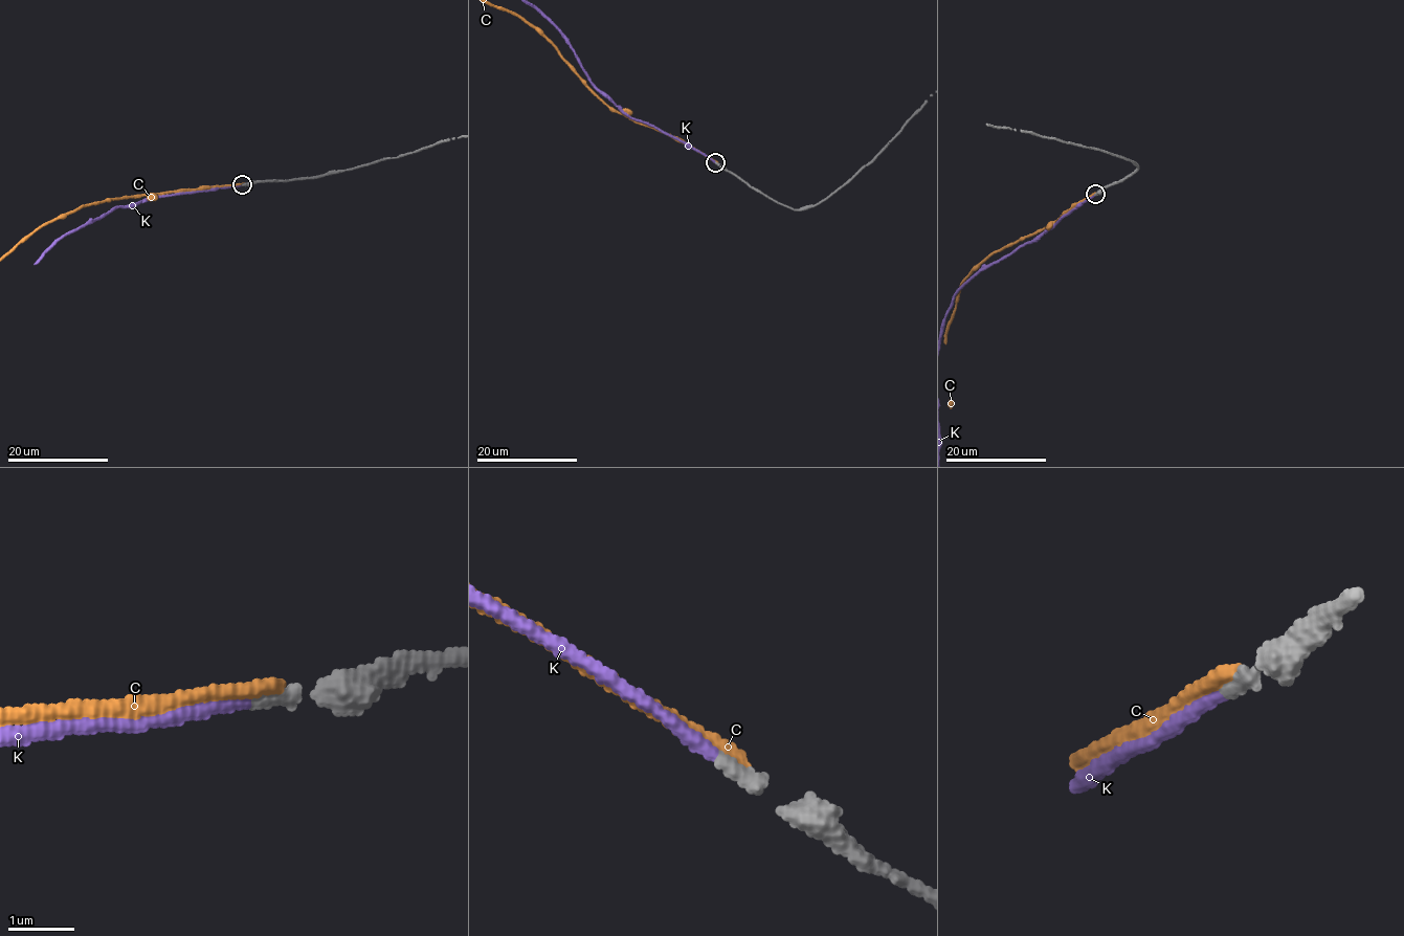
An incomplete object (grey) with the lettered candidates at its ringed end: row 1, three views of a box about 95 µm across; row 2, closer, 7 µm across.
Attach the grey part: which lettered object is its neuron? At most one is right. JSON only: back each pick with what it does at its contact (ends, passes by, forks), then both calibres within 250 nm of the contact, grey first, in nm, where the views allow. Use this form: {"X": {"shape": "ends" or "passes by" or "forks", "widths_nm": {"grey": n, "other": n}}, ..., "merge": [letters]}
{"K": {"shape": "ends", "widths_nm": {"grey": 200, "other": 190}}, "merge": ["K"]}

